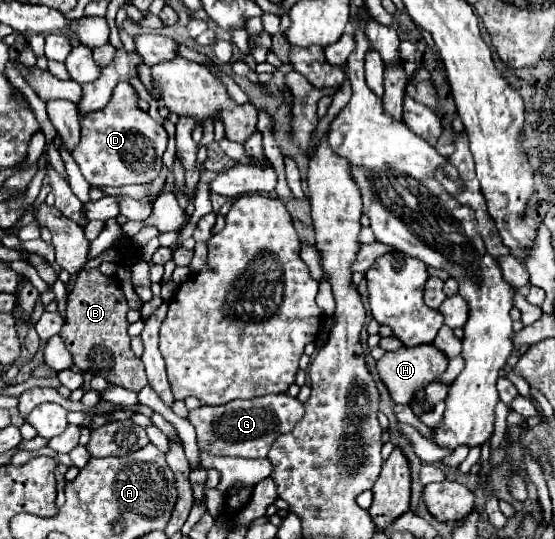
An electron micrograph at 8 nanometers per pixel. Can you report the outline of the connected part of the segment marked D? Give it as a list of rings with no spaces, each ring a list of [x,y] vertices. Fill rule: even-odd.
[[[120,82],[112,94],[112,100],[102,110],[80,118],[82,136],[78,146],[72,150],[72,158],[90,186],[150,184],[160,174],[168,134],[164,126],[152,120],[148,112],[142,112],[136,102],[136,90],[130,84]]]

